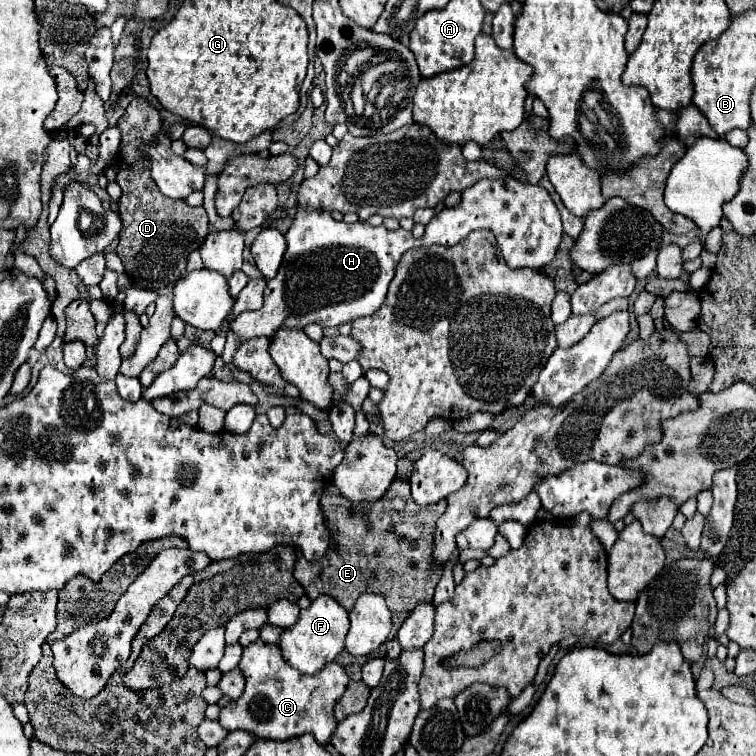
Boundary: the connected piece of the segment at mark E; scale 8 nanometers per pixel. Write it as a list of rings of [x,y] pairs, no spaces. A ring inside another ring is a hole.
[[[395,479],[387,493],[381,497],[381,501],[375,503],[351,503],[347,501],[335,485],[327,485],[321,495],[321,507],[327,517],[327,527],[331,531],[331,545],[323,561],[317,565],[311,565],[307,559],[303,559],[297,551],[297,565],[295,565],[295,579],[303,585],[307,597],[313,601],[319,595],[331,595],[335,597],[347,611],[355,607],[355,601],[363,593],[377,593],[383,595],[387,601],[387,607],[393,613],[411,611],[419,601],[433,599],[433,591],[437,587],[437,581],[441,579],[441,567],[433,559],[435,549],[435,525],[437,519],[445,513],[445,501],[439,501],[431,507],[419,507],[415,505],[409,483]]]

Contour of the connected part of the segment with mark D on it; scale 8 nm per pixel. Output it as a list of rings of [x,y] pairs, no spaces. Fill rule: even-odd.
[[[135,97],[117,127],[121,131],[121,149],[115,157],[115,165],[119,167],[115,181],[123,191],[119,199],[119,217],[123,227],[119,233],[117,255],[135,287],[159,291],[161,287],[175,285],[185,273],[189,253],[199,249],[207,237],[209,217],[205,207],[189,207],[185,201],[167,199],[159,193],[159,187],[151,177],[151,159],[145,149],[161,135],[163,119],[149,101]]]

